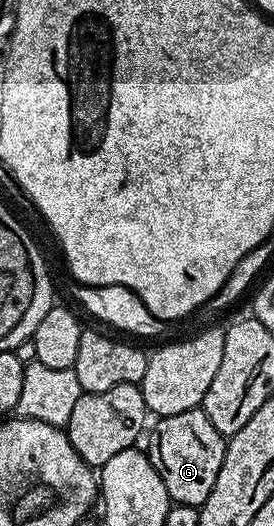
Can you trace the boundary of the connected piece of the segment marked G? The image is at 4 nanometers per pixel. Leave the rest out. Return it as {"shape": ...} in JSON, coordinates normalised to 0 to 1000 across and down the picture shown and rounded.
{"shape":[[[734,772],[668,779],[668,787],[591,791],[569,804],[536,850],[544,876],[566,886],[580,909],[595,909],[595,924],[609,924],[609,939],[631,958],[679,958],[730,968],[734,958],[755,954],[755,939],[770,939],[770,924],[785,924],[785,909],[799,909],[799,886],[814,886],[821,869],[825,831],[807,829],[785,810],[770,810],[770,795],[755,795]]]}

